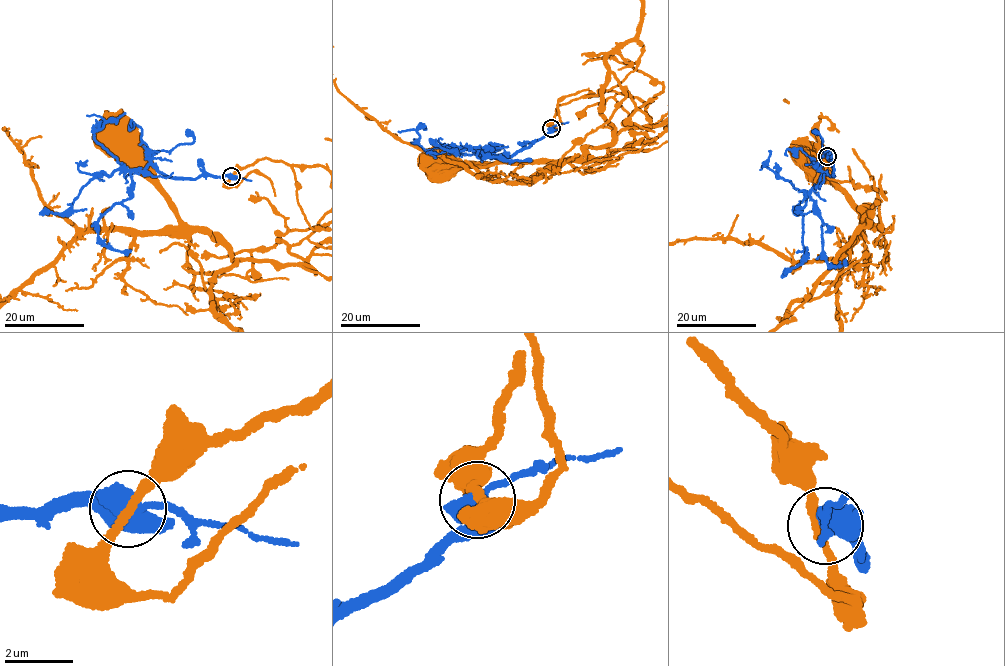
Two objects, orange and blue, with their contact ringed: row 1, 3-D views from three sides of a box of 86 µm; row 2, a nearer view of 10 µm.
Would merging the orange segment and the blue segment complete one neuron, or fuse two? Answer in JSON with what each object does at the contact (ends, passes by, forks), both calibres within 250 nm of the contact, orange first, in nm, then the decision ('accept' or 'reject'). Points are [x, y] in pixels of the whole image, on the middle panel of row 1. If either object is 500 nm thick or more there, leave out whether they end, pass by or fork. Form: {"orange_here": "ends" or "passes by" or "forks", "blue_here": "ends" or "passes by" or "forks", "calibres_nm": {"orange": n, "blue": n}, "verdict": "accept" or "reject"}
{"calibres_nm": {"orange": 260, "blue": 500}, "verdict": "reject"}

